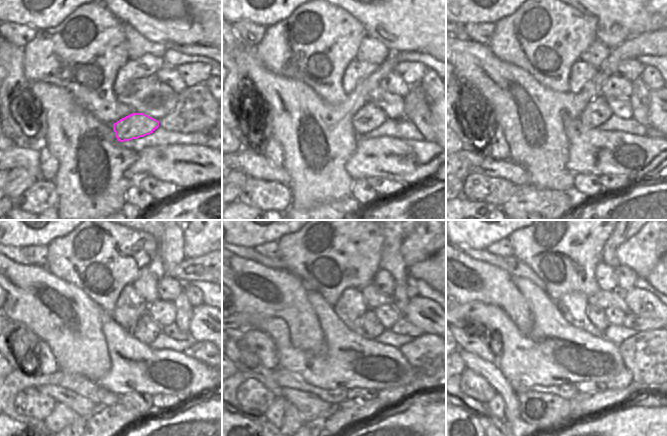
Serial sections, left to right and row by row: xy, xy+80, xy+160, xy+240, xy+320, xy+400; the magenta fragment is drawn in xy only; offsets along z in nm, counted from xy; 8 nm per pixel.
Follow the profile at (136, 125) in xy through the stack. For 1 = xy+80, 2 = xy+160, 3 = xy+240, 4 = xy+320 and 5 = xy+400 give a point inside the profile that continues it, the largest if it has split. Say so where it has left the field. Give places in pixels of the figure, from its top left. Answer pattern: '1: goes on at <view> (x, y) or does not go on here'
1: goes on at xy+80 (369, 117)
2: goes on at xy+160 (598, 111)
3: goes on at xy+240 (146, 330)
4: goes on at xy+320 (372, 327)
5: goes on at xy+400 (596, 315)

